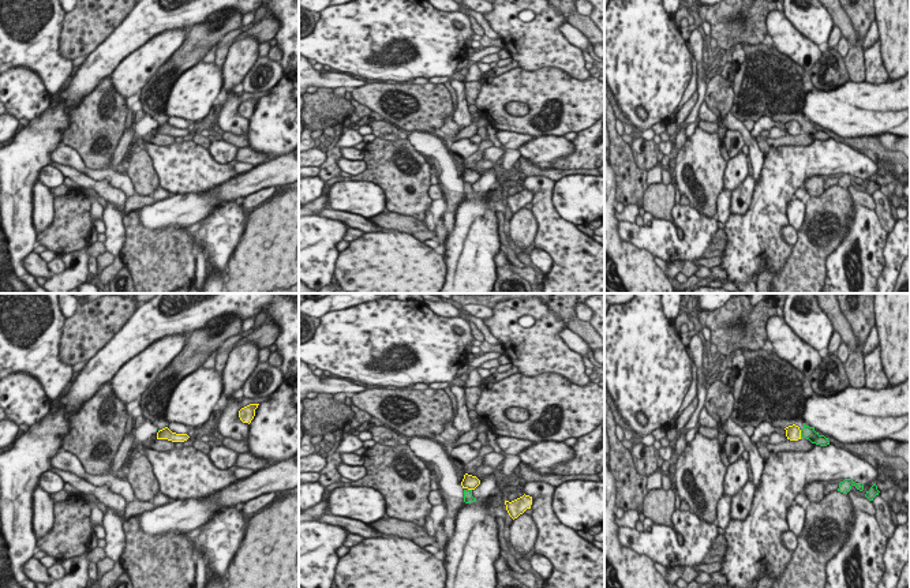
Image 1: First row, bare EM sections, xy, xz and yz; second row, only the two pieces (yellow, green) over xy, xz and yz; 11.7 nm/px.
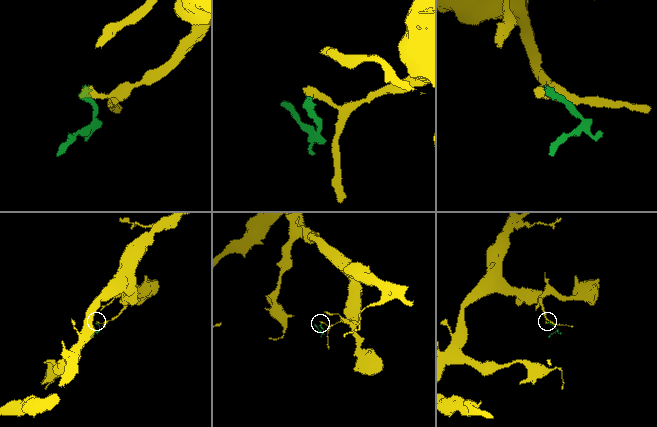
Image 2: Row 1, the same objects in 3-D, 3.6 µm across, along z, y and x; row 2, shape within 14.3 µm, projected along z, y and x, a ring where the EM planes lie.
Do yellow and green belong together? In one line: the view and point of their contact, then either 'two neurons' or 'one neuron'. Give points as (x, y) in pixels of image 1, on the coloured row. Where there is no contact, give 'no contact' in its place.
contact yz (800, 434); two neurons

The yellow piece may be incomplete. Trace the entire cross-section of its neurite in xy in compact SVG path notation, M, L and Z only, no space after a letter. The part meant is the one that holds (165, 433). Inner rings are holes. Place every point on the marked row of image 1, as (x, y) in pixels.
M165 427L165 428L162 428L157 432L157 439L168 439L168 441L172 441L172 442L184 442L188 438L190 437L187 434L172 432L168 427Z

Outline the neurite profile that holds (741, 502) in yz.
M748 479L742 488L735 495L733 495L730 518L744 520L748 517L754 498L754 490L756 487L753 480Z

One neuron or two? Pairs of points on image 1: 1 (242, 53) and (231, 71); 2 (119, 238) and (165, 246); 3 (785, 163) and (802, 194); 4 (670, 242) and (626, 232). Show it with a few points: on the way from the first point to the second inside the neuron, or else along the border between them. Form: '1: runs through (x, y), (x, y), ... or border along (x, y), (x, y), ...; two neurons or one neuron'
1: runs through (240, 57), (235, 67); one neuron
2: border along (123, 216), (124, 244), (119, 254); two neurons
3: border along (802, 186), (793, 197); two neurons
4: runs through (659, 238), (637, 235); one neuron

